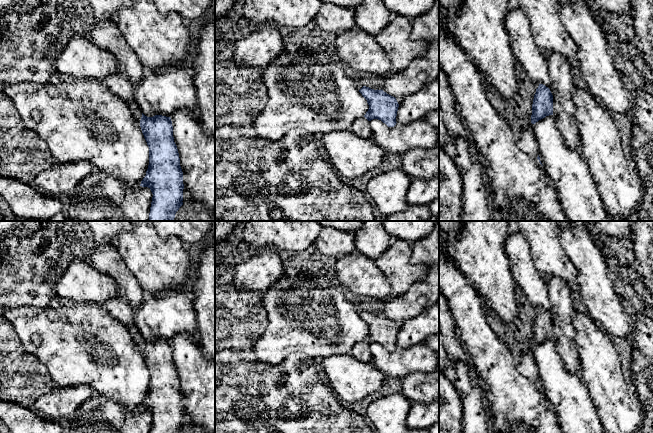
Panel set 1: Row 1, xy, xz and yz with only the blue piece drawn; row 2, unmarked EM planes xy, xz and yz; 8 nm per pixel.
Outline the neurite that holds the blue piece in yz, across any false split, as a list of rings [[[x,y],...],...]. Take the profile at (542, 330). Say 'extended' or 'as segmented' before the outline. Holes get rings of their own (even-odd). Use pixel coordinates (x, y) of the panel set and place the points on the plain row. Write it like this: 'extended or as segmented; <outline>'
extended; [[[550,277],[545,282],[554,317],[545,309],[539,308],[533,323],[531,347],[535,348],[546,340],[553,339],[566,368],[577,374],[580,360],[575,342],[575,328],[571,321],[574,312],[571,290],[560,277]]]

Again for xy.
extended; [[[111,243],[94,247],[87,262],[111,277],[119,286],[118,296],[105,301],[103,305],[114,318],[128,328],[132,338],[140,348],[149,371],[149,389],[140,410],[148,411],[153,418],[150,433],[179,433],[183,429],[183,396],[180,390],[178,373],[174,366],[171,342],[162,339],[145,340],[141,336],[135,321],[135,310],[144,300],[144,290],[125,265],[117,246]]]

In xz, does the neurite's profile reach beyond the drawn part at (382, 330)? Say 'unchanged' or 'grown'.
grown

